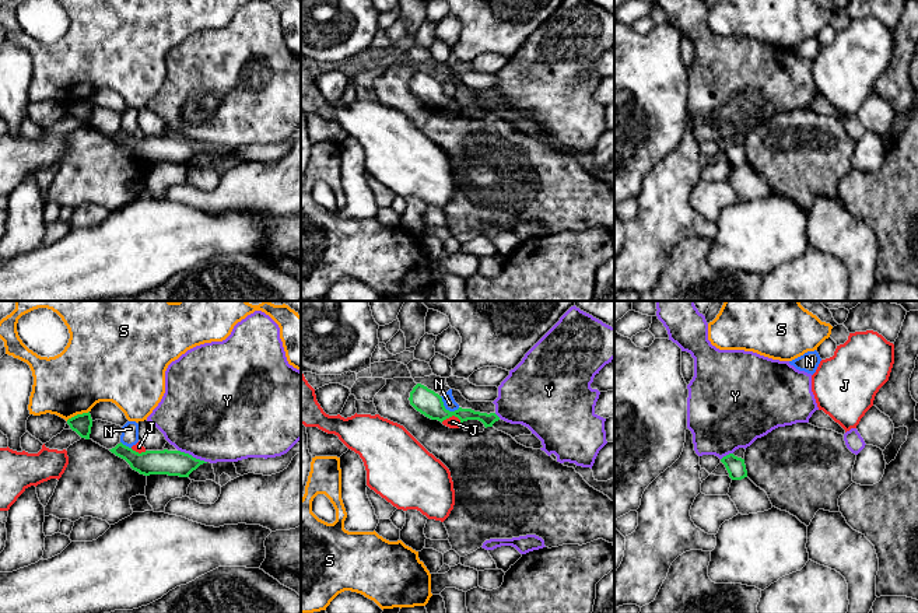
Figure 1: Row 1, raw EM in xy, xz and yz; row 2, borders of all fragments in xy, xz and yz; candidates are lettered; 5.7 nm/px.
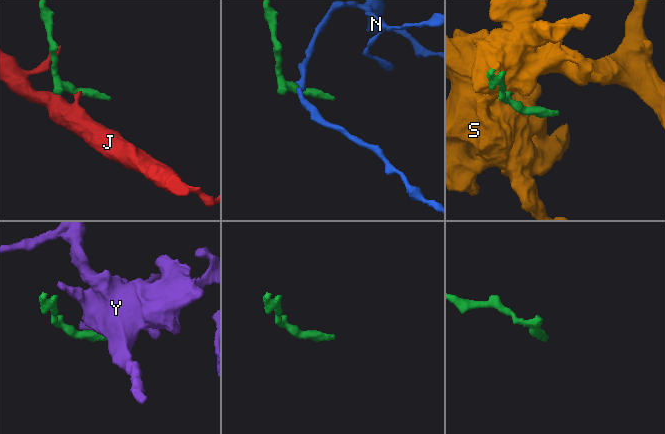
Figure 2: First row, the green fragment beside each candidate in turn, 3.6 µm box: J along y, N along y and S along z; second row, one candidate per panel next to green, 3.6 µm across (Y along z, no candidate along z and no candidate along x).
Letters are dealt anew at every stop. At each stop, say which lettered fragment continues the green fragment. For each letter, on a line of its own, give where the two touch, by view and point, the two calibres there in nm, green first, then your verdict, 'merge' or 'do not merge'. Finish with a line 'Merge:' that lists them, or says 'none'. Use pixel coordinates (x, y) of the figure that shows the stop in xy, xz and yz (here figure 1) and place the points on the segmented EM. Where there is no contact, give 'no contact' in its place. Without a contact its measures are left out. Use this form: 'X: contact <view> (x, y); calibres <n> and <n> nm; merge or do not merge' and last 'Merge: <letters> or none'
J: contact xz (451, 416); calibres 150 and 70 nm; do not merge
N: contact xz (445, 409); calibres 150 and 70 nm; do not merge
S: contact xy (77, 414); calibres 110 and 380 nm; do not merge
Y: contact xy (191, 455); calibres 140 and 500 nm; do not merge
Merge: none

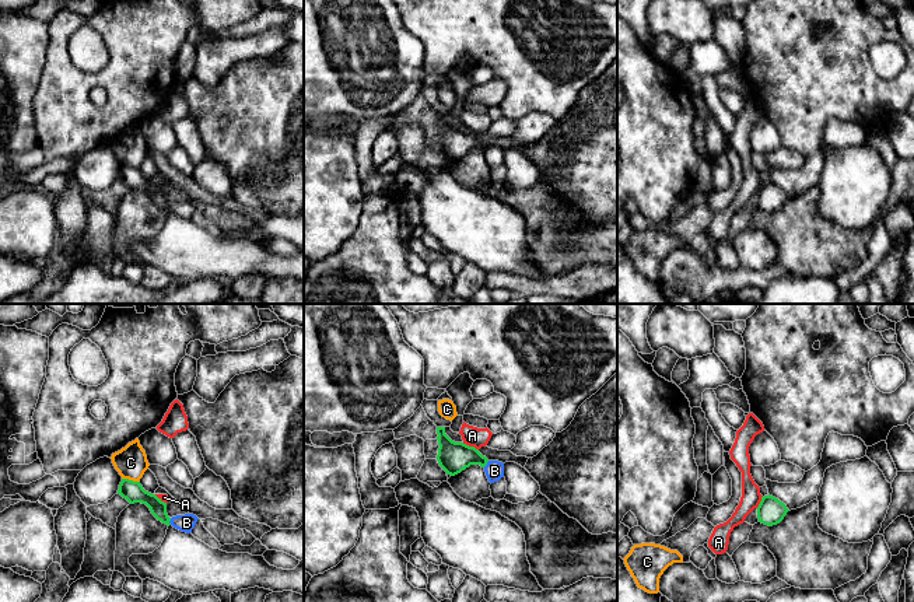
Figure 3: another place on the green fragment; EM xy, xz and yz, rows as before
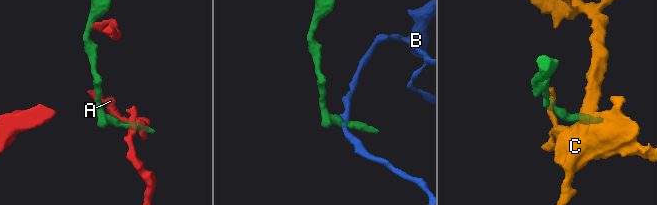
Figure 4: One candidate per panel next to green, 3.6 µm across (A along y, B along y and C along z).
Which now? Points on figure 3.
A: contact xz (470, 447); calibres 180 and 110 nm; do not merge
B: contact xy (170, 520); calibres 100 and 100 nm; do not merge
C: contact xy (130, 480); calibres 120 and 180 nm; do not merge
Merge: none

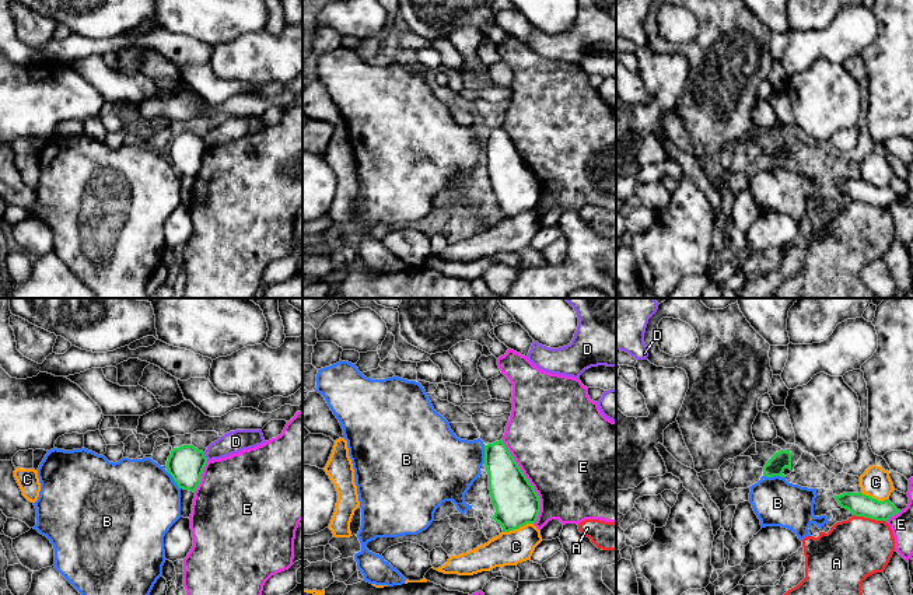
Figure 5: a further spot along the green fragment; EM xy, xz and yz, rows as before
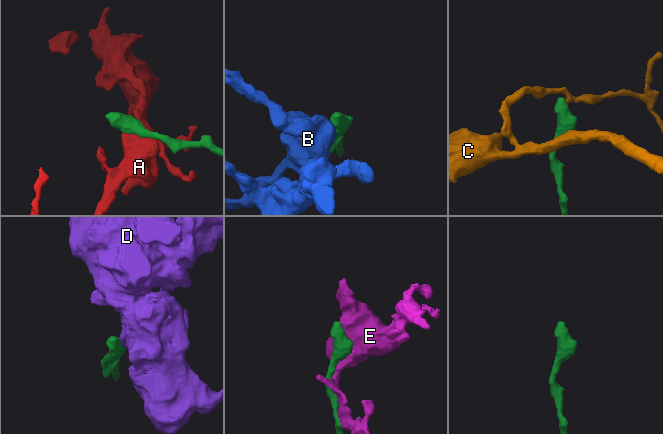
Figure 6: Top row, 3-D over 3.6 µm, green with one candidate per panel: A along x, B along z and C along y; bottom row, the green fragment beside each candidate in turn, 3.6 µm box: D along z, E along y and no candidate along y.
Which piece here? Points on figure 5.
A: contact yz (870, 517); calibres 140 and 360 nm; do not merge
B: contact yz (775, 475); calibres 110 and 280 nm; do not merge
C: contact xz (518, 527); calibres 260 and 190 nm; do not merge
D: contact xy (205, 457); calibres 200 and 130 nm; do not merge
E: contact xz (528, 482); calibres 260 and 480 nm; do not merge
Merge: none

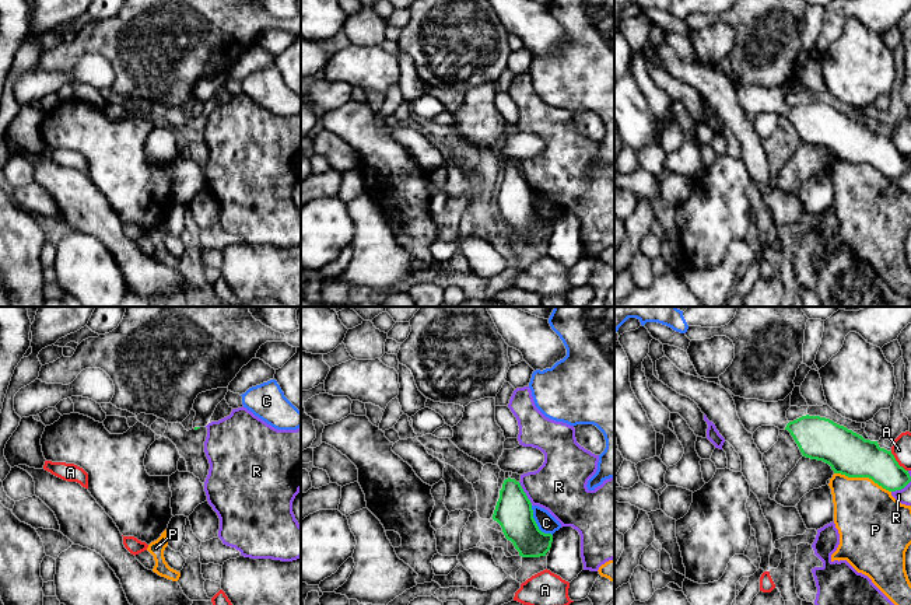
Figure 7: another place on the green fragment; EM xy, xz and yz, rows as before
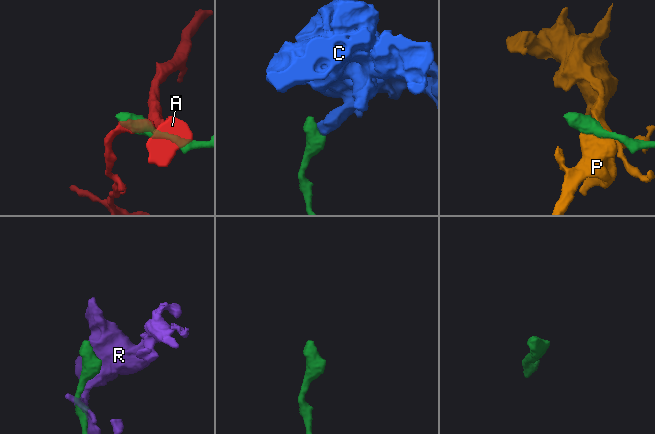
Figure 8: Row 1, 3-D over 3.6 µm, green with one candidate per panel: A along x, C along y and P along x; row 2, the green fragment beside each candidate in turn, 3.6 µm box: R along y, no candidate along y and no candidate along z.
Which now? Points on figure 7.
A: contact yz (897, 462); calibres 240 and 110 nm; do not merge
C: contact xz (536, 524); calibres 220 and 110 nm; do not merge
P: contact yz (862, 476); calibres 240 and 380 nm; do not merge
R: contact xz (525, 493); calibres 220 and 300 nm; do not merge
Merge: none

